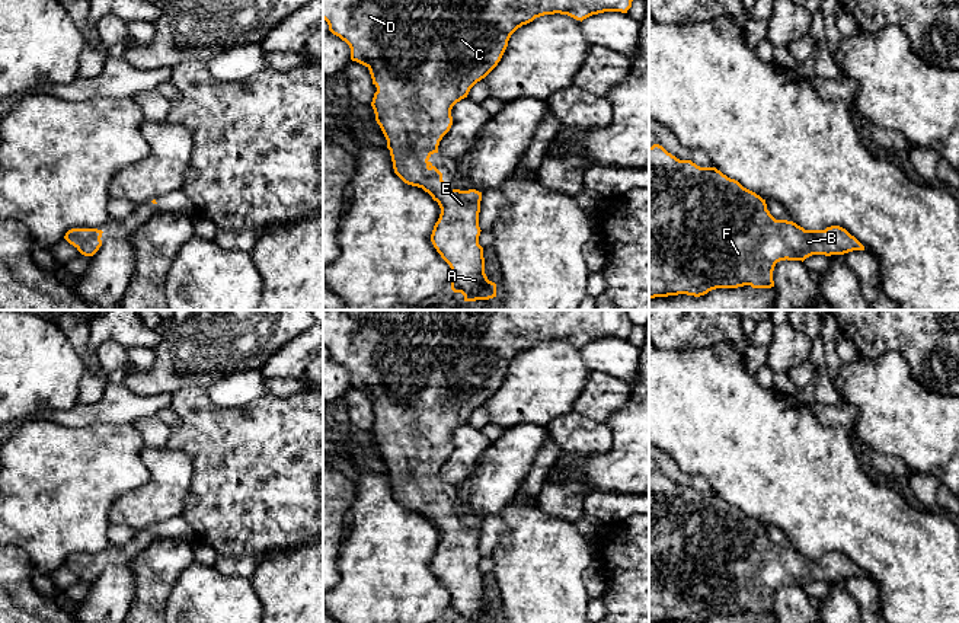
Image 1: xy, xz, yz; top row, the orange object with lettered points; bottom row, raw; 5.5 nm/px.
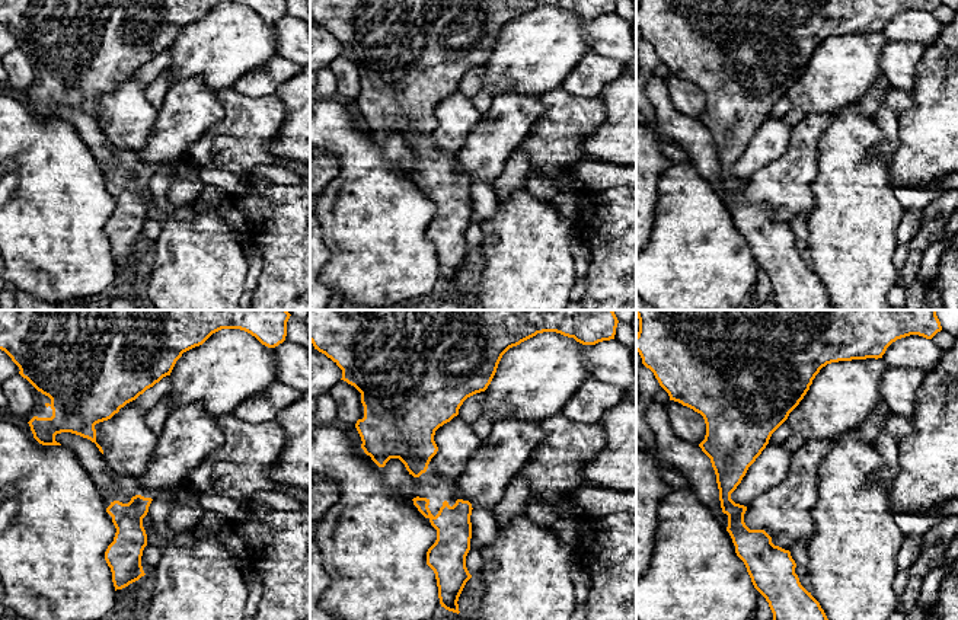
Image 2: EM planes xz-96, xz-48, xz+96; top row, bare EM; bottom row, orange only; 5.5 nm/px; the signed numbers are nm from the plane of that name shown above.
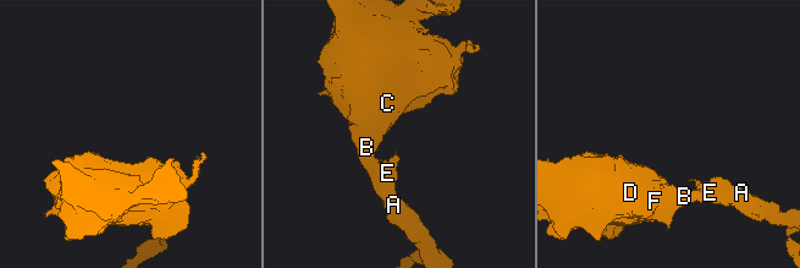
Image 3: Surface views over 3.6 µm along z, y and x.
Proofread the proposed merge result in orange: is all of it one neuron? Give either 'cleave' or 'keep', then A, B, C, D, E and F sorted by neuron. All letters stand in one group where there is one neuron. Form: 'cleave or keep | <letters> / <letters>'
keep | A B C D E F

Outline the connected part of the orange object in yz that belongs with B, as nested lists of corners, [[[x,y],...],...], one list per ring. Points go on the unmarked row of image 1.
[[[662,472],[649,473],[649,623],[687,620],[700,623],[716,614],[774,613],[773,597],[780,587],[805,587],[812,581],[844,581],[864,572],[840,552],[805,556],[793,547],[776,546],[765,525],[728,504],[716,493],[680,486]]]

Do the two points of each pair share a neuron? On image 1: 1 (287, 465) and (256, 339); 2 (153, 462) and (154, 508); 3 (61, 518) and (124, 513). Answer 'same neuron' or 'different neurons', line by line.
1: different neurons
2: same neuron
3: different neurons

